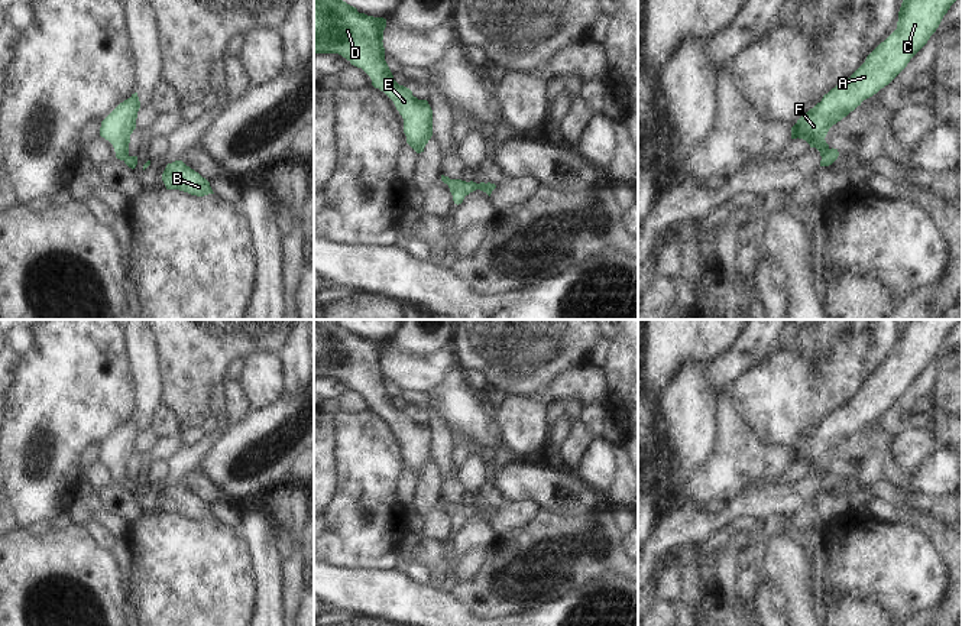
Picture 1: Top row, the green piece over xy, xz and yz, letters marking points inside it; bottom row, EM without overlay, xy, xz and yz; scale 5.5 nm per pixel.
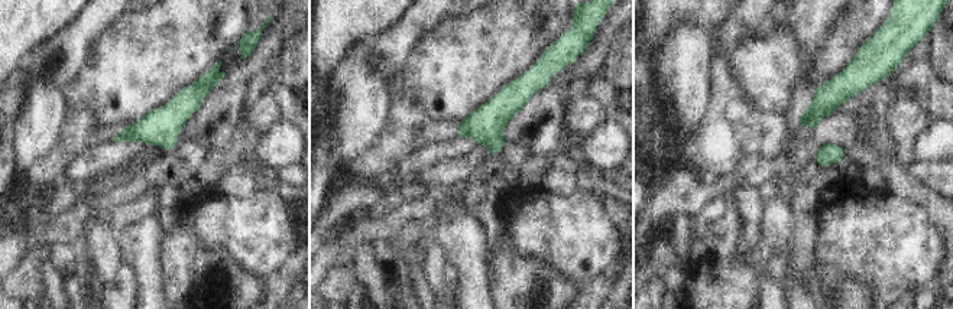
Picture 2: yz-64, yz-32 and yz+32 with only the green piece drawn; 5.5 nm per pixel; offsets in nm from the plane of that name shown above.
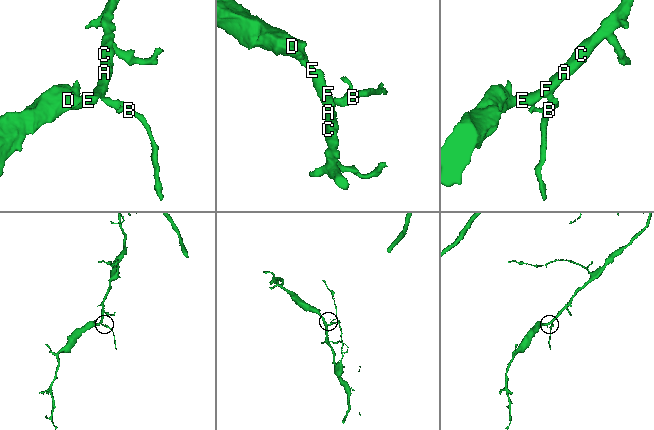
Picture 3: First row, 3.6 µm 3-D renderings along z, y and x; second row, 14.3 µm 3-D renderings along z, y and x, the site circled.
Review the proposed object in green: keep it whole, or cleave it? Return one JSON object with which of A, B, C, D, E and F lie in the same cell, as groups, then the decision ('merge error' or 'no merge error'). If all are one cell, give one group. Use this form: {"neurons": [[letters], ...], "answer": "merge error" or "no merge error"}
{"neurons": [["A", "B", "C", "D", "E", "F"]], "answer": "no merge error"}

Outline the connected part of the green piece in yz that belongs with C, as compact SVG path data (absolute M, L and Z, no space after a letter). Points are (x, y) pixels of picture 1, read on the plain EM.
M920 320L904 322L898 335L897 353L881 366L865 383L865 386L845 405L823 419L822 425L804 437L791 451L791 463L803 463L810 471L820 476L820 490L832 489L838 473L830 473L825 461L829 453L854 435L861 426L881 412L888 409L910 386L910 383L927 367L939 351L943 340L961 320Z

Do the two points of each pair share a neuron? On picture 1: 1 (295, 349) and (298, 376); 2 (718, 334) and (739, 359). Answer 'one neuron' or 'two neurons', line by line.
1: one neuron
2: two neurons

